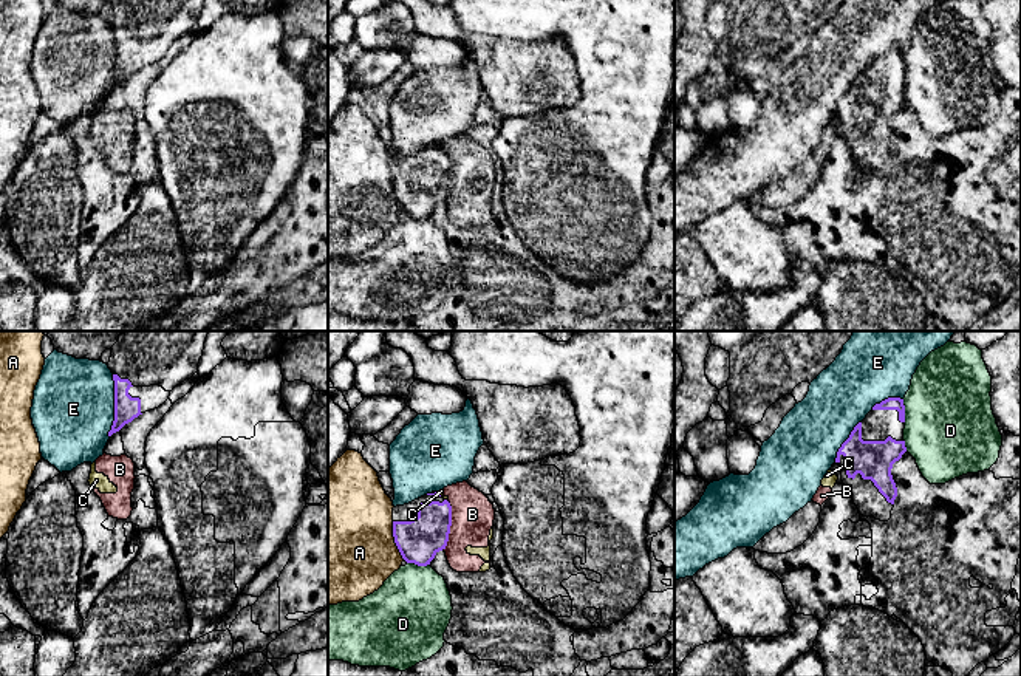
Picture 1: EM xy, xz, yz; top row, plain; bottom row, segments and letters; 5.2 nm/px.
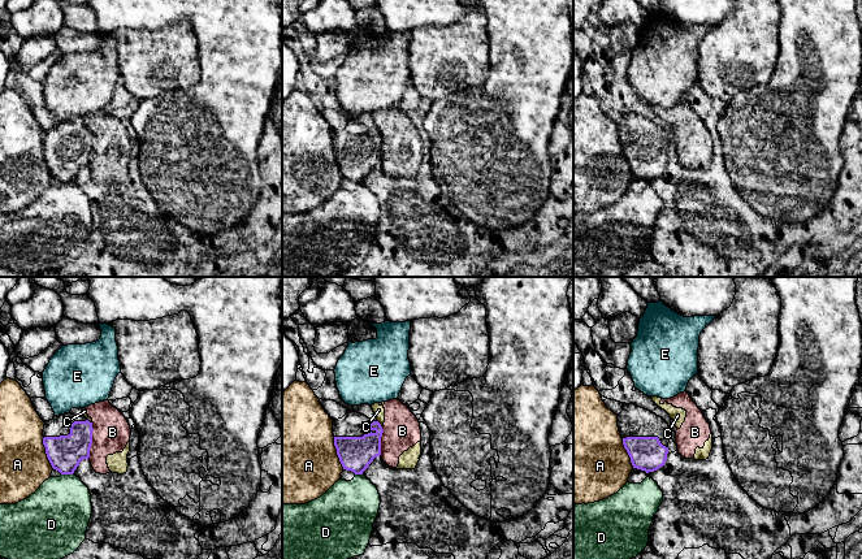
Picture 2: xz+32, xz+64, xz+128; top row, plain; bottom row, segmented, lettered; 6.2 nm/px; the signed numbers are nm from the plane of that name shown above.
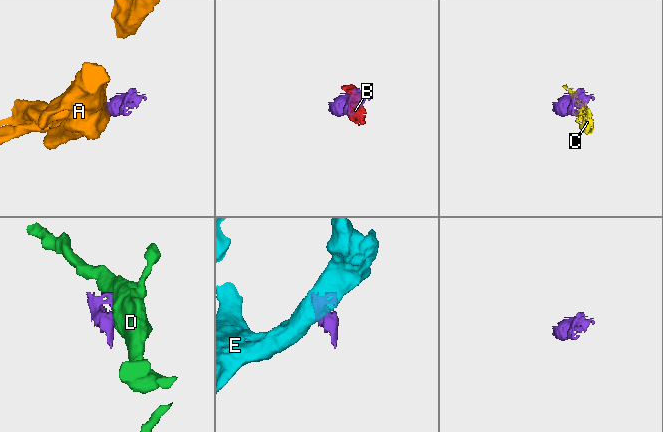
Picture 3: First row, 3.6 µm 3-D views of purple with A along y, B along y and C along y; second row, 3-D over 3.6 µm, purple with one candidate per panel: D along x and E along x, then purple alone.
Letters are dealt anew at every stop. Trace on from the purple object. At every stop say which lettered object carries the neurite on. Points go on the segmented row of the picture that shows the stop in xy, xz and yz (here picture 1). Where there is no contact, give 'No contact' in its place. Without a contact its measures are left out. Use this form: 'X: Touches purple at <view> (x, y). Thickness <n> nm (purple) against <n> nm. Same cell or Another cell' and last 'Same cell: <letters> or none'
A: Touches purple at xz (395, 540). Thickness 220 nm (purple) against 480 nm. Another cell
B: Touches purple at xz (450, 525). Thickness 220 nm (purple) against 220 nm. Another cell
C: Touches purple at xz (440, 494). Thickness 30 nm (purple) against 20 nm. Another cell
D: Touches purple at yz (904, 412). Thickness 60 nm (purple) against 460 nm. Another cell
E: Touches purple at xy (115, 406). Thickness 130 nm (purple) against 440 nm. Another cell
Same cell: none

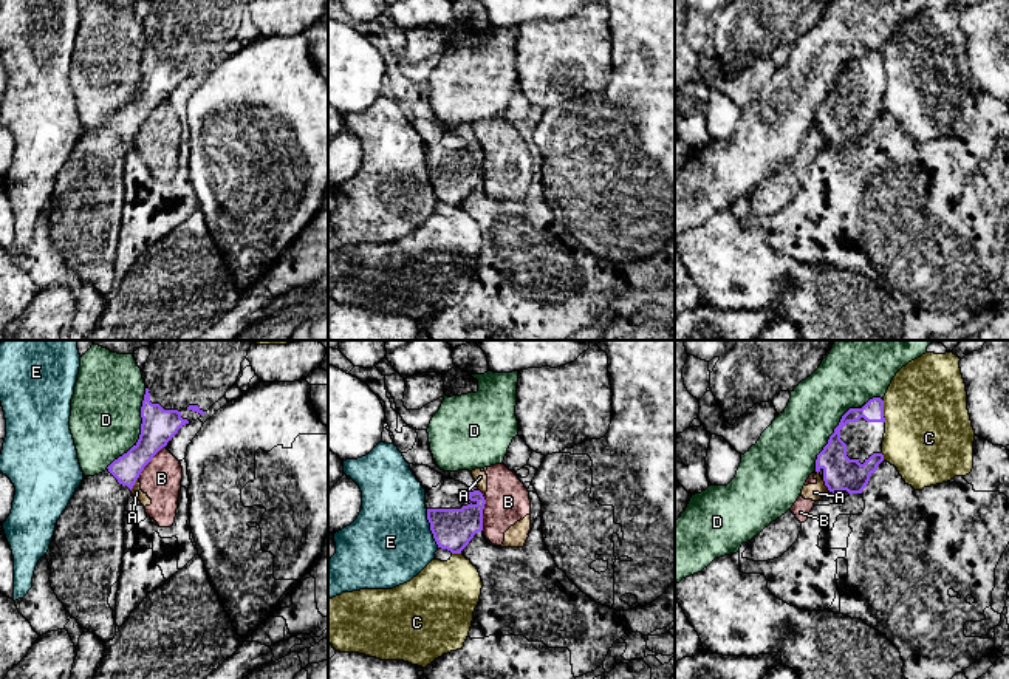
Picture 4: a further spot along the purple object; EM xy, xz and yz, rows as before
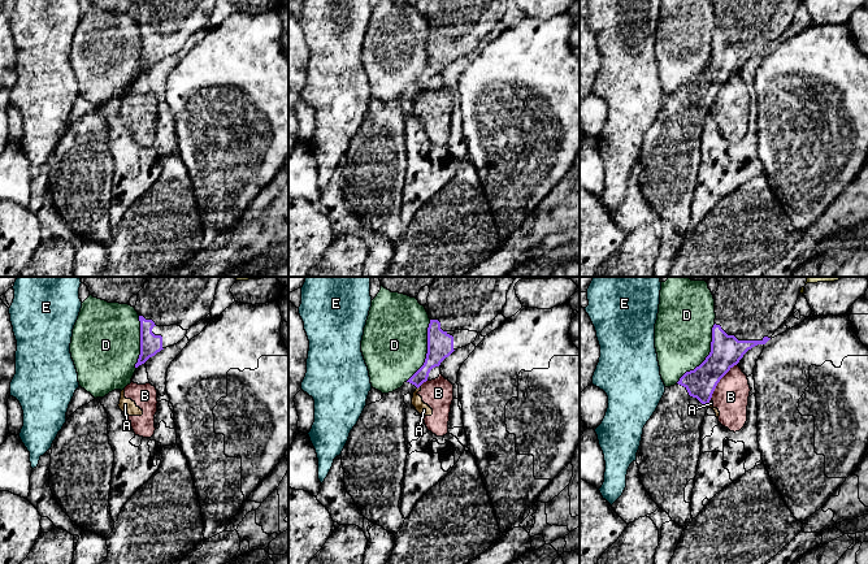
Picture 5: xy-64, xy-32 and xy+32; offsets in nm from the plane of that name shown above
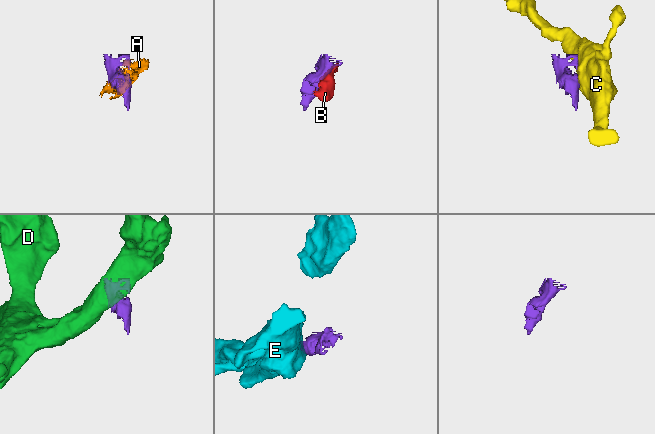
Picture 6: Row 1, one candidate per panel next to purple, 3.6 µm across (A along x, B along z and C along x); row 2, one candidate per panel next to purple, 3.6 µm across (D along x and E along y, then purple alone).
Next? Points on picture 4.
A: Touches purple at xy (135, 481). Thickness 150 nm (purple) against 60 nm. Another cell
B: Touches purple at xz (482, 514). Thickness 220 nm (purple) against 220 nm. Another cell
C: Touches purple at yz (882, 410). Thickness 110 nm (purple) against 440 nm. Another cell
D: Touches purple at xy (141, 430). Thickness 180 nm (purple) against 360 nm. Another cell
E: Touches purple at xz (430, 528). Thickness 220 nm (purple) against 440 nm. Another cell
Same cell: none

